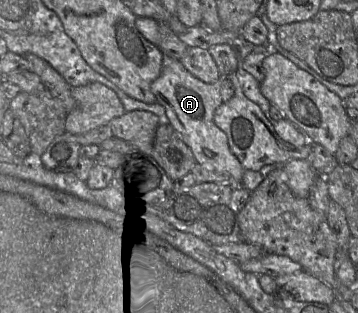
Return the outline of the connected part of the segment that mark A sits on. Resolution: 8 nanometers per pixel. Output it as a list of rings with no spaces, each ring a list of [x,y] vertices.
[[[164,56],[159,77],[151,84],[151,92],[156,103],[164,107],[171,126],[191,149],[197,164],[213,172],[229,175],[230,185],[239,186],[244,175],[244,168],[231,152],[226,134],[214,123],[214,113],[223,103],[221,98],[221,78],[207,84],[189,73],[180,61]]]

